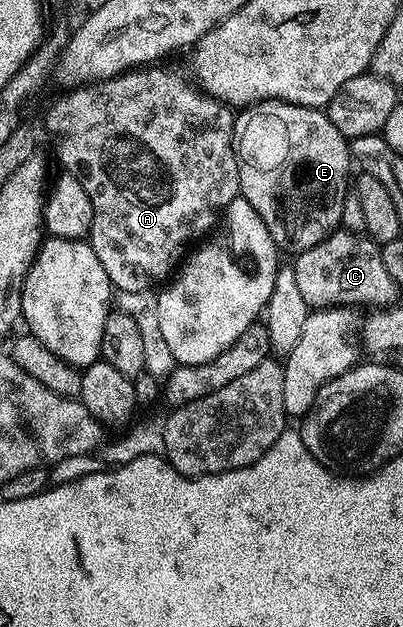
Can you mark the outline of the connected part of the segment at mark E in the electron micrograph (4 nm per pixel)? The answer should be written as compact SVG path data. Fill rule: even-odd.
M256 102L254 106L246 106L234 117L233 120L233 148L237 151L237 171L239 172L239 184L241 185L239 194L240 197L247 200L247 204L251 204L251 208L255 208L255 212L259 212L259 220L263 220L263 224L267 224L267 232L271 232L271 236L275 240L281 238L309 238L308 240L320 240L329 237L341 226L341 217L343 216L343 204L345 199L351 194L351 174L349 178L349 166L351 167L351 146L346 138L339 132L339 128L335 128L335 124L331 124L328 113L324 109L314 108L312 106L300 106L299 104L291 104L290 102Z

